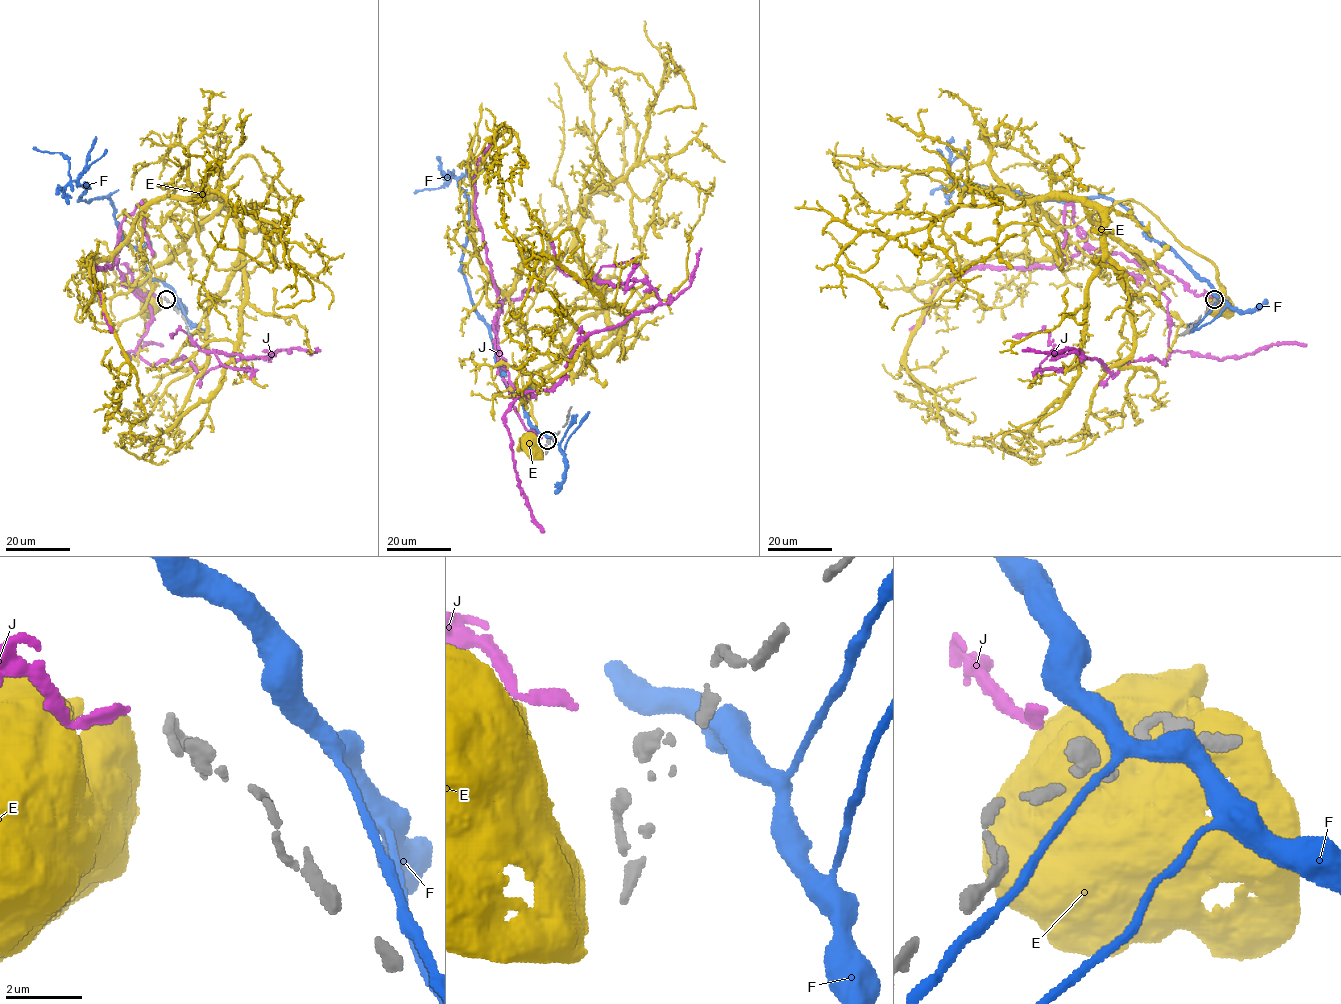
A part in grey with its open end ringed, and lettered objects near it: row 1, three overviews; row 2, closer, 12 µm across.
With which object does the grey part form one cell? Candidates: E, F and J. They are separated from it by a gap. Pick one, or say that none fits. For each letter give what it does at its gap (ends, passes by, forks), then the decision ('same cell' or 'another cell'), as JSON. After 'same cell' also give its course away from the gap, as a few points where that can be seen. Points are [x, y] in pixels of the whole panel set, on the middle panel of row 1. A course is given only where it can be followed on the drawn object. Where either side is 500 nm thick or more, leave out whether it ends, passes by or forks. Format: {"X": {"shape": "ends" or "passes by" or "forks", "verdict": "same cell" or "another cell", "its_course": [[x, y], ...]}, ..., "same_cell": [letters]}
{"E": {"verdict": "another cell"}, "F": {"verdict": "another cell"}, "J": {"shape": "ends", "verdict": "same cell", "its_course": [[542, 438], [498, 373], [497, 314], [530, 395], [659, 301], [600, 283], [604, 266], [631, 262], [634, 283]]}, "same_cell": ["J"]}

